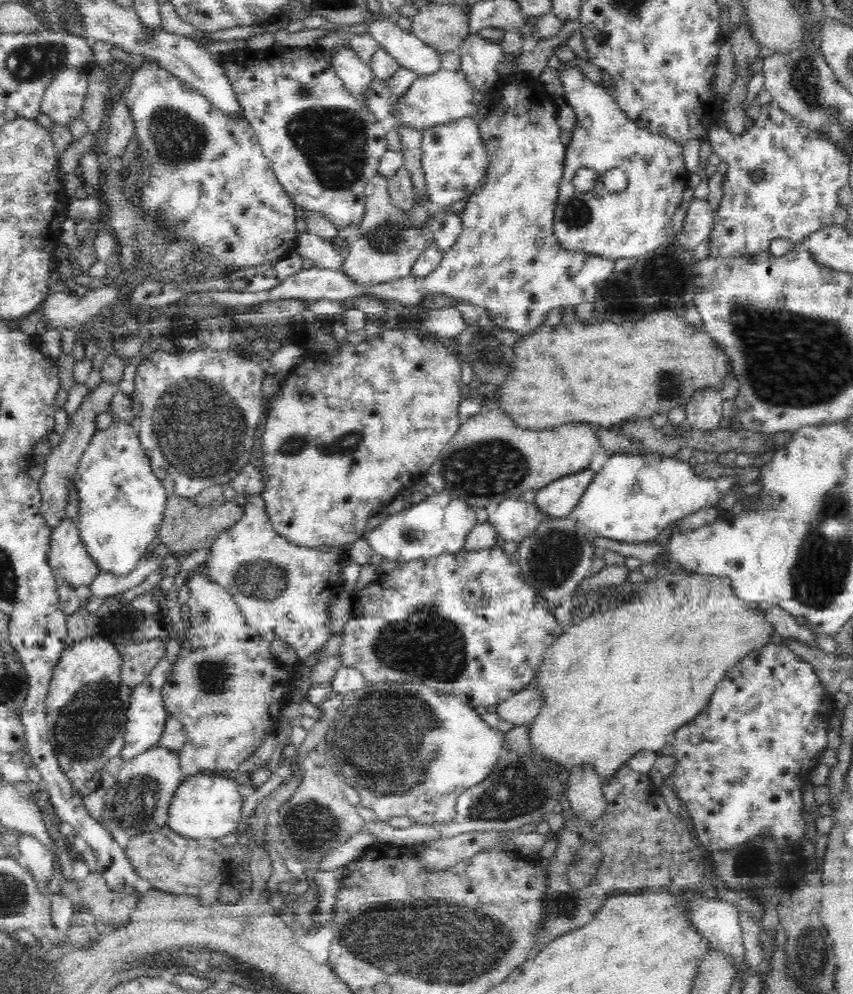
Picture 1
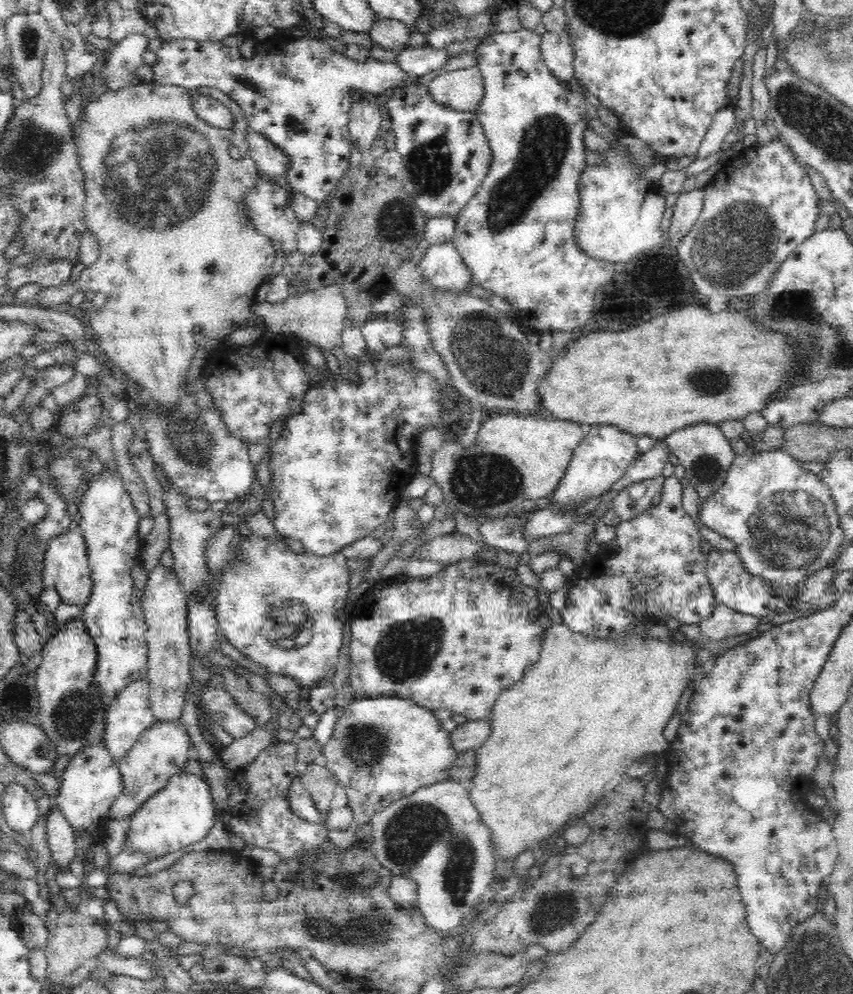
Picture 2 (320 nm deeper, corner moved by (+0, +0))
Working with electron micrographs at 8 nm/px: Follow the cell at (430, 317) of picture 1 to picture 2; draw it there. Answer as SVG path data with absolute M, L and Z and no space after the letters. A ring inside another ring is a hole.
M400 314L392 322L388 322L388 320L366 320L361 325L368 347L367 352L370 354L380 354L385 349L403 345L405 324Z

